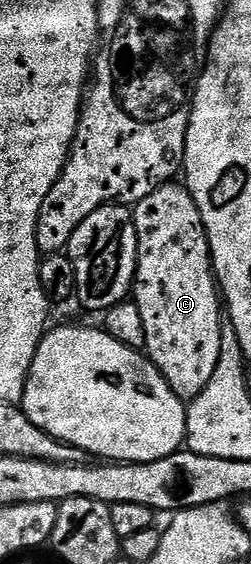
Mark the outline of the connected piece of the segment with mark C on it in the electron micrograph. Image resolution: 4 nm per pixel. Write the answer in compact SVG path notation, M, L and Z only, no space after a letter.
M166 183L152 189L151 192L141 201L136 202L133 209L133 222L137 232L137 274L133 276L133 288L131 290L131 300L137 304L139 311L143 315L143 331L145 332L144 352L147 354L158 371L167 379L171 391L175 391L177 398L183 402L190 402L196 399L199 391L207 387L211 379L211 374L215 371L219 363L219 343L221 342L221 323L223 320L223 298L219 292L217 278L213 271L213 258L209 256L209 236L205 234L205 228L199 215L199 207L195 199L189 194L188 189L181 183Z

